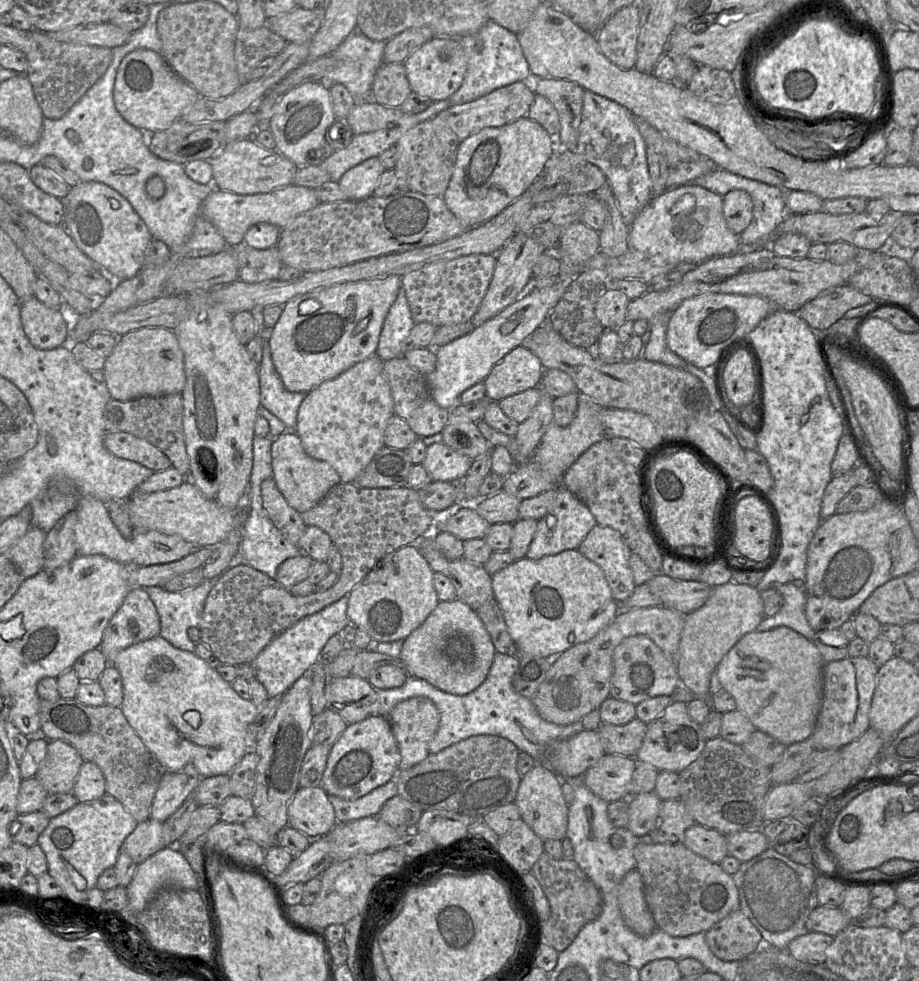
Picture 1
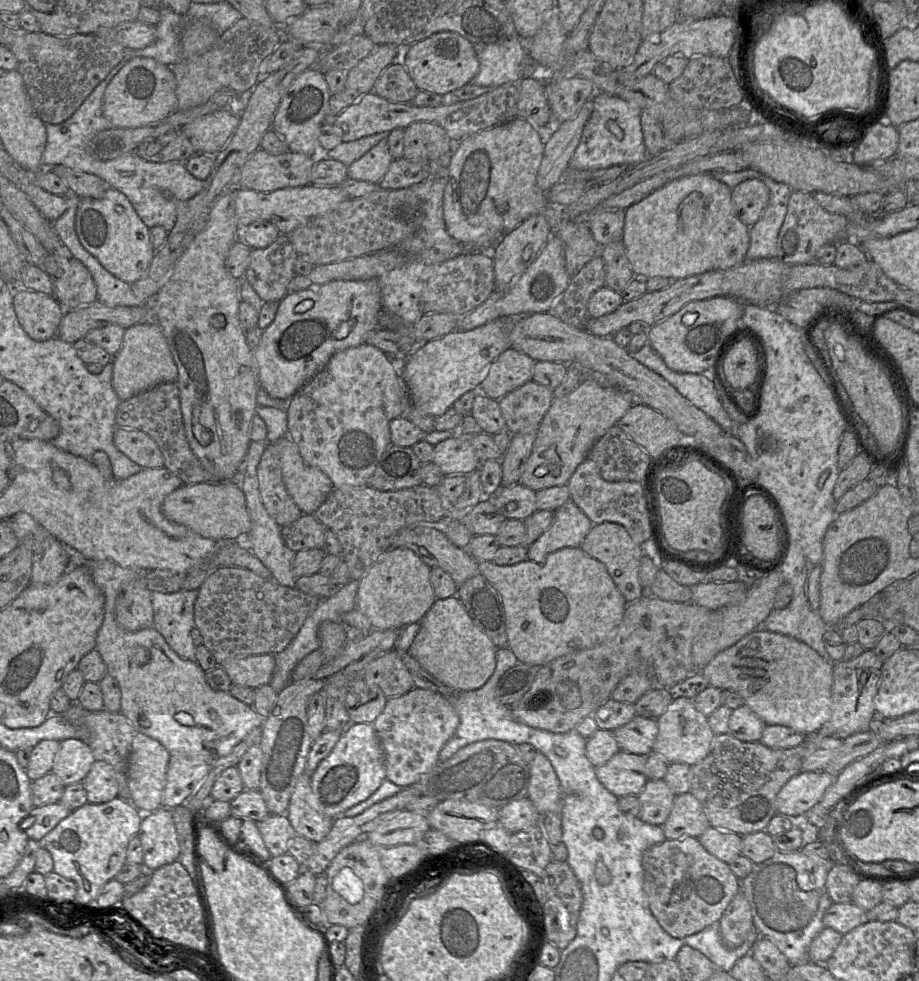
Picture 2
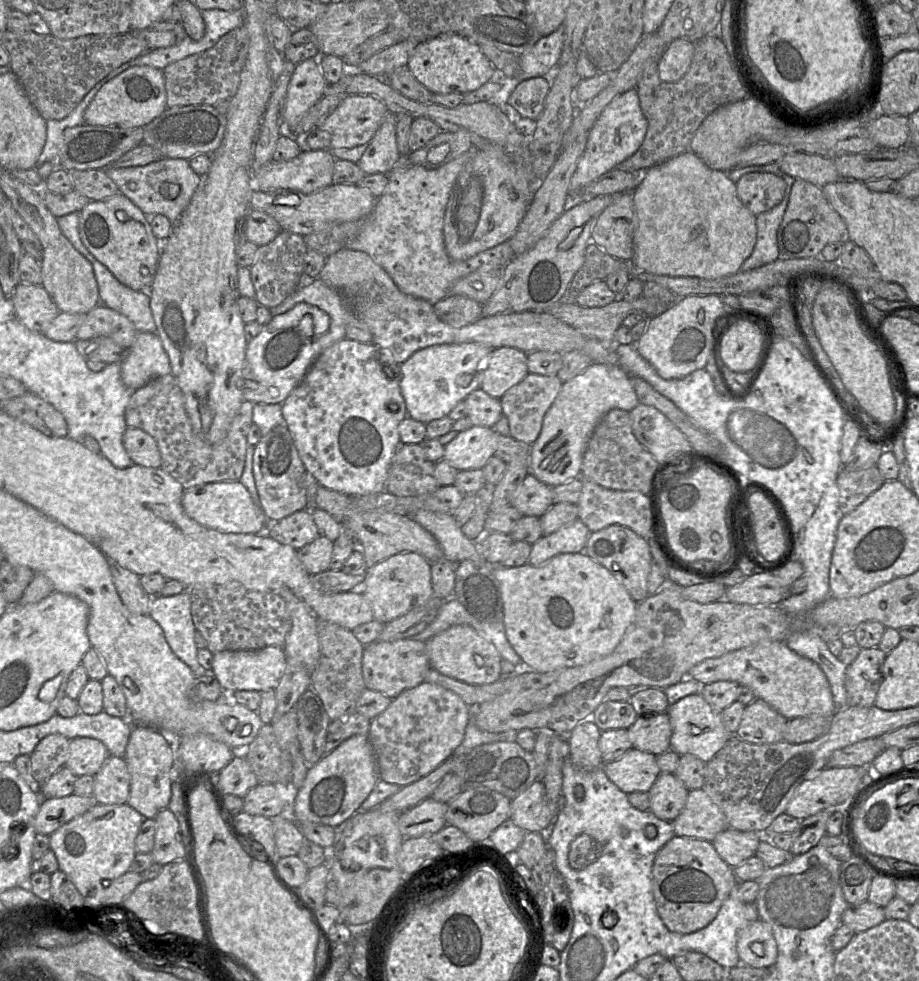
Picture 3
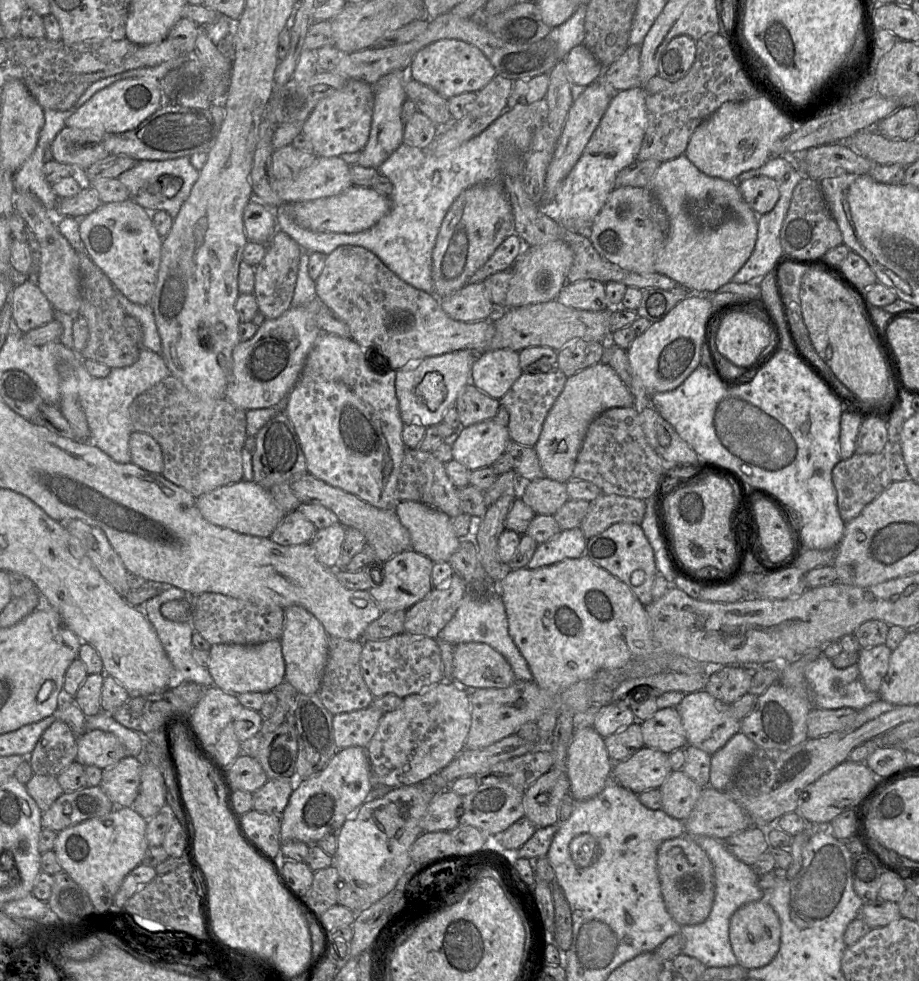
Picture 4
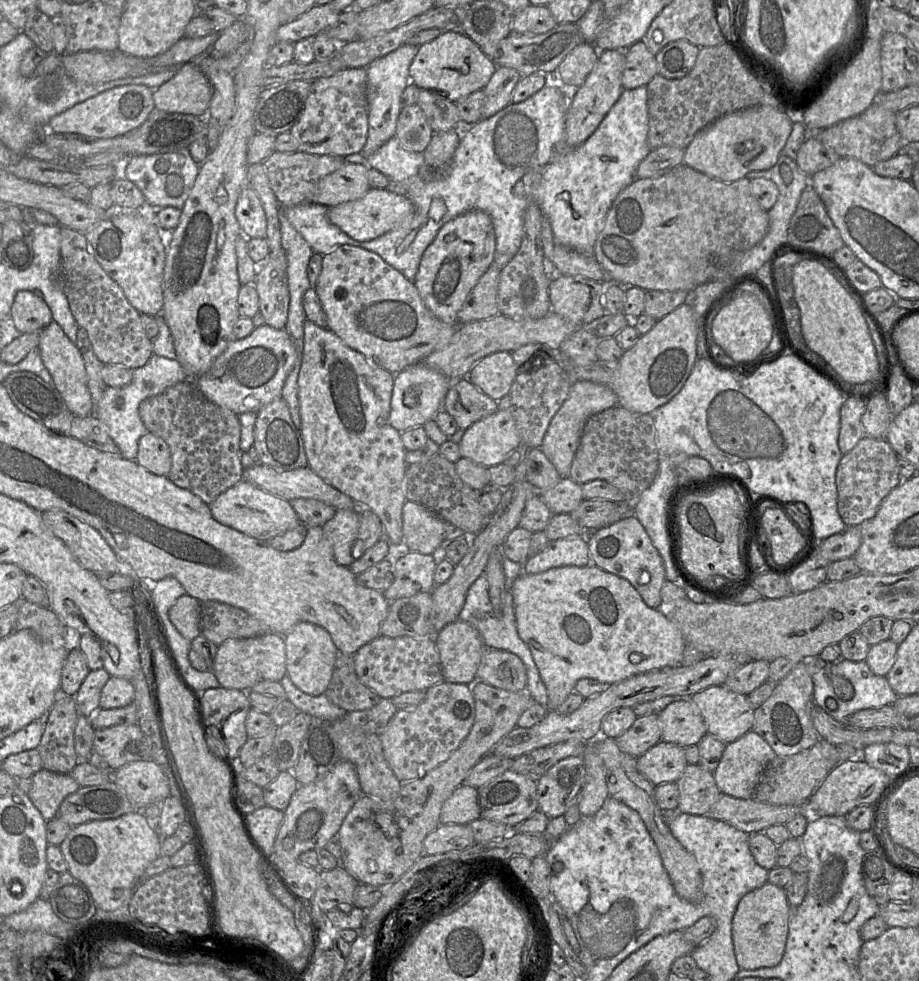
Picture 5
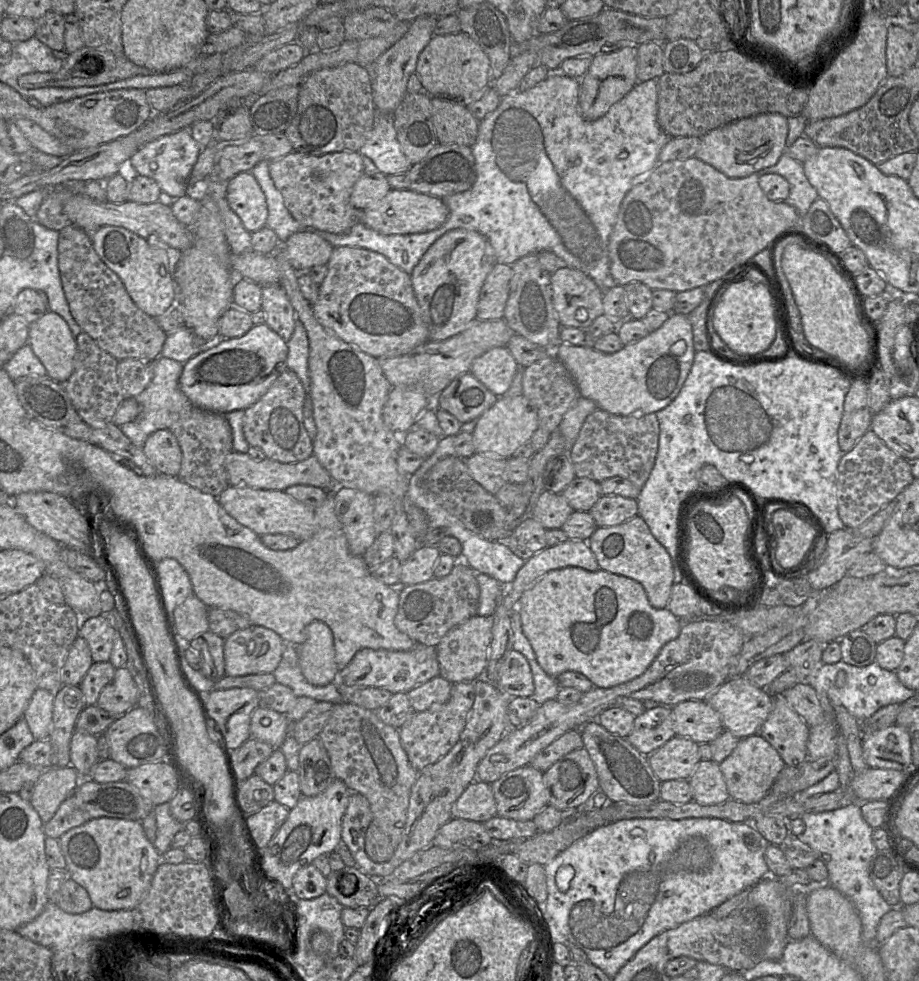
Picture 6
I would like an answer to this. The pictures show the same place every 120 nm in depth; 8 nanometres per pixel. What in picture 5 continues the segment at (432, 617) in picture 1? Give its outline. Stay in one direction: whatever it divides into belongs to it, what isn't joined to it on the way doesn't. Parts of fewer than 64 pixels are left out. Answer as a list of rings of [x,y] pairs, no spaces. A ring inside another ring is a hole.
[[[485,649],[477,670],[477,681],[512,692],[525,692],[527,670],[515,654],[496,649]]]

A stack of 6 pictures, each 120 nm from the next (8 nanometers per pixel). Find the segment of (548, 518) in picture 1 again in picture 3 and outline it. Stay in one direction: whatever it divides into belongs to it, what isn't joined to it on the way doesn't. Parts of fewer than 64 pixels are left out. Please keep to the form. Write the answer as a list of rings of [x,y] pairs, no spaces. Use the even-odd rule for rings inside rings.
[[[576,519],[532,544],[528,563],[537,566],[559,554],[579,553],[590,533],[587,526]]]

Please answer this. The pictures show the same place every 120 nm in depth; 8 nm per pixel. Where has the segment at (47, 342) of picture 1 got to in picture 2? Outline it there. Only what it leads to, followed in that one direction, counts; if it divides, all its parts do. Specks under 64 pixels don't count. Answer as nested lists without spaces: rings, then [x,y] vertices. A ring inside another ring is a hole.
[[[19,288],[13,306],[21,327],[32,339],[46,341],[57,336],[63,315],[53,295]]]

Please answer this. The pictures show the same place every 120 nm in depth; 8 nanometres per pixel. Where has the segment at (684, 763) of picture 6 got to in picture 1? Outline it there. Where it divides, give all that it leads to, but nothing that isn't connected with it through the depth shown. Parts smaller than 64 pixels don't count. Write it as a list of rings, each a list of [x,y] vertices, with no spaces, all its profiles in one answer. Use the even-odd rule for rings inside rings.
[[[605,754],[583,774],[582,781],[607,803],[629,799],[629,784],[637,763],[634,757]]]

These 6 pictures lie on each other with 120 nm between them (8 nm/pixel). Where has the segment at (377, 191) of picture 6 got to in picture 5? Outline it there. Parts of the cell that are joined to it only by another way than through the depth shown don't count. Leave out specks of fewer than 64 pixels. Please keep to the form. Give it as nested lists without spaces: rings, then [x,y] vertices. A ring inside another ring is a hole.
[[[345,162],[339,170],[321,179],[311,202],[332,207],[360,199],[370,189],[368,166]]]

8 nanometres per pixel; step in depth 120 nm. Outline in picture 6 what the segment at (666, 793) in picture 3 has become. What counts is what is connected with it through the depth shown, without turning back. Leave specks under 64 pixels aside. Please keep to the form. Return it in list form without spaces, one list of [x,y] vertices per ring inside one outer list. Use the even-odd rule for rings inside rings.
[[[712,760],[700,761],[688,782],[698,804],[717,805],[731,799],[720,766]]]

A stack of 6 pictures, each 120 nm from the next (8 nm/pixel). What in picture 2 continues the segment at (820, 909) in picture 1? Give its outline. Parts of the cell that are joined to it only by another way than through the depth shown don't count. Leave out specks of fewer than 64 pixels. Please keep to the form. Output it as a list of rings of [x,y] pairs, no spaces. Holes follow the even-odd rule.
[[[833,903],[824,913],[823,924],[841,934],[868,922],[867,911],[854,903]]]

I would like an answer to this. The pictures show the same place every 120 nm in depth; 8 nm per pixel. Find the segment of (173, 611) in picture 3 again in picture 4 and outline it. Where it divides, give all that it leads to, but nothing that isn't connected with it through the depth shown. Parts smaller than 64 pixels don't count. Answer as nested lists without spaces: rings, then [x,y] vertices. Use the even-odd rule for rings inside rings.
[[[168,586],[167,588],[162,589],[156,596],[143,603],[144,608],[142,608],[140,612],[143,613],[152,624],[171,664],[173,665],[177,679],[191,681],[208,688],[214,685],[214,680],[209,669],[200,666],[192,656],[192,637],[195,632],[192,623],[190,621],[174,622],[165,618],[161,613],[161,607],[163,604],[172,600],[185,599],[187,597],[189,597],[189,595],[187,595],[182,589]]]

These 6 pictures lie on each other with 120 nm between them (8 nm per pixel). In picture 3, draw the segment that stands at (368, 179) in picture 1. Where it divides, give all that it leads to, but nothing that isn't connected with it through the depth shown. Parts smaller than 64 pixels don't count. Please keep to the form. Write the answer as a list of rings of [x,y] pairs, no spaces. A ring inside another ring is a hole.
[[[391,113],[387,116],[356,163],[366,175],[388,174],[402,157],[396,141],[396,119]]]

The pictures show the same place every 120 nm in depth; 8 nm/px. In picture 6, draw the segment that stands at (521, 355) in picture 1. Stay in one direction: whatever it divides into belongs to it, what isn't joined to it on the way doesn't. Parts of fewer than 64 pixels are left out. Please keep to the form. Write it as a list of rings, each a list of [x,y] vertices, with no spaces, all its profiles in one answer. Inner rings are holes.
[[[507,346],[494,347],[471,364],[470,373],[497,397],[506,395],[519,365]]]

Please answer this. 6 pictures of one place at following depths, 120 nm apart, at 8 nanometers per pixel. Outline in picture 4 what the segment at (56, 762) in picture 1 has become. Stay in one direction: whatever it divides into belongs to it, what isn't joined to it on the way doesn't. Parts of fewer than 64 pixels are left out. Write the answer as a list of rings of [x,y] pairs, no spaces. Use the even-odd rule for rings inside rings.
[[[102,730],[86,731],[77,736],[76,762],[83,766],[111,767],[127,757],[127,751],[118,738]]]

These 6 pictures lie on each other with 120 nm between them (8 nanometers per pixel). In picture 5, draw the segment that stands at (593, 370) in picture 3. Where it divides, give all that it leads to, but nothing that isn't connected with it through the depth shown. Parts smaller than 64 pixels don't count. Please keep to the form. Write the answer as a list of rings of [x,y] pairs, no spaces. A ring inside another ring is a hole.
[[[586,380],[572,382],[569,395],[551,419],[540,446],[561,478],[569,477],[571,464],[588,418],[616,405],[618,405],[617,395],[608,386]]]

